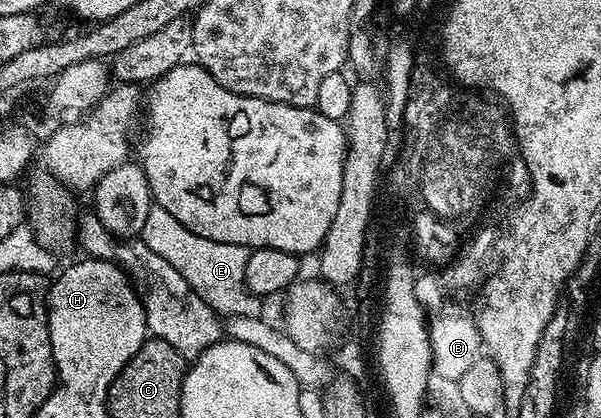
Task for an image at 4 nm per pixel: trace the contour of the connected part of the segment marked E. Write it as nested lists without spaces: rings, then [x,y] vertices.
[[[153,205],[147,216],[145,227],[141,230],[141,239],[152,251],[157,251],[161,259],[166,259],[209,303],[209,307],[224,318],[245,315],[246,317],[260,316],[264,311],[258,296],[247,289],[245,269],[249,250],[243,245],[233,243],[217,243],[213,239],[205,239],[201,235],[193,235],[189,227],[185,227],[170,215],[169,211]]]

